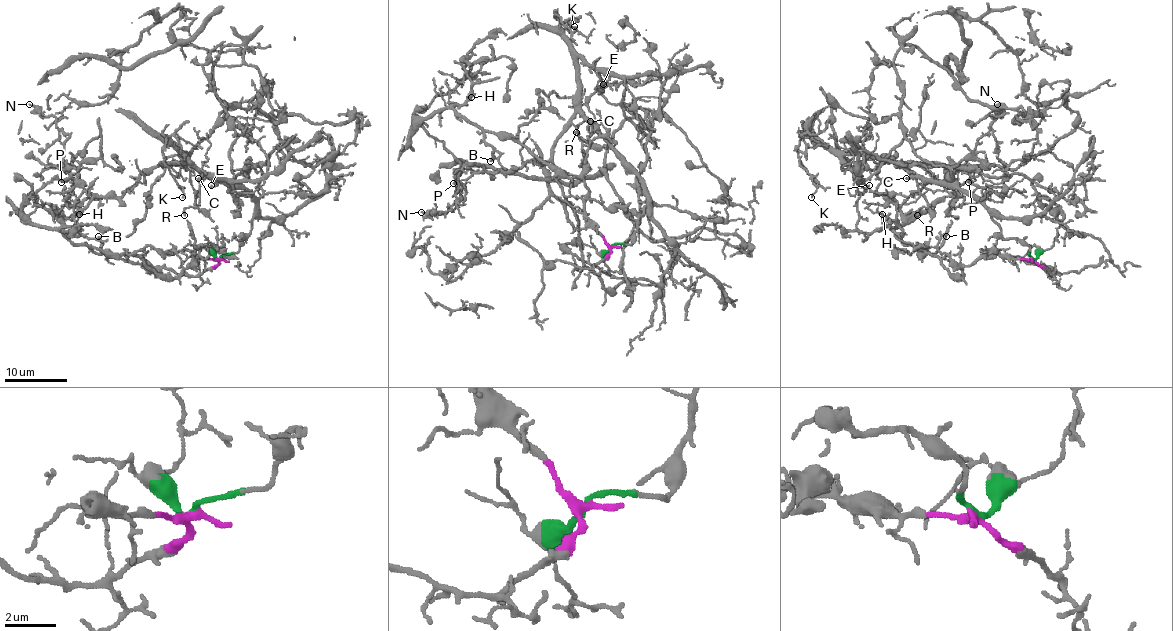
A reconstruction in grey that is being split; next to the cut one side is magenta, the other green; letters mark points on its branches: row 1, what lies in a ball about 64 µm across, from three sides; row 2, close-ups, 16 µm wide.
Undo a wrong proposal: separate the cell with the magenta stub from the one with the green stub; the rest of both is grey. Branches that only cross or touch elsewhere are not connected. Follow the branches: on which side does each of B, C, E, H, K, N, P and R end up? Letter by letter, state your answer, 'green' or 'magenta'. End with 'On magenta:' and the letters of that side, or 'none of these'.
B: magenta
C: green
E: green
H: magenta
K: green
N: magenta
P: magenta
R: green
On magenta: B, H, N, P

